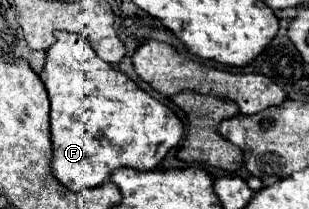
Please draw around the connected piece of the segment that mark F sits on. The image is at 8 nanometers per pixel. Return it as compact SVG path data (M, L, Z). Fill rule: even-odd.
M56 31L56 43L46 51L46 63L40 79L50 97L50 137L52 137L52 177L70 191L82 191L102 185L110 179L114 169L132 167L150 171L160 165L166 153L180 141L184 127L182 121L152 95L142 91L132 79L114 69L110 63L96 57L88 41L76 33Z

